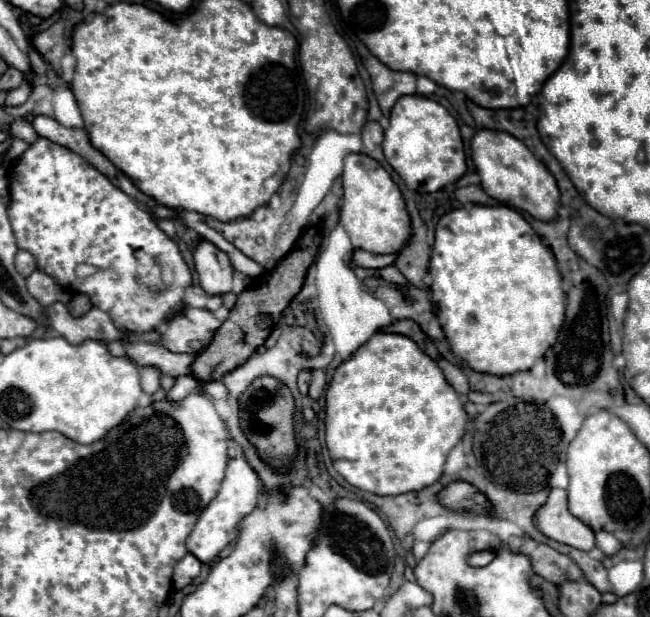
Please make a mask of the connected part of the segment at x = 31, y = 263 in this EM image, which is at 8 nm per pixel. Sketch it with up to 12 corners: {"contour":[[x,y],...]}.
{"contour":[[28,251],[16,253],[16,271],[28,277],[36,271],[36,259]]}

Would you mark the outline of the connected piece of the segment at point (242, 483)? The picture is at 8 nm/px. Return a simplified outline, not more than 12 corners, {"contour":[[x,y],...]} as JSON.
{"contour":[[244,457],[228,461],[218,497],[186,547],[214,563],[238,539],[238,523],[260,497]]}

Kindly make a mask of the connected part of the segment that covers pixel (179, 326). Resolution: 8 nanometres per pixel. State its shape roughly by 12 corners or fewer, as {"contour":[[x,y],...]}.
{"contour":[[188,307],[168,323],[162,343],[196,355],[212,341],[220,321]]}

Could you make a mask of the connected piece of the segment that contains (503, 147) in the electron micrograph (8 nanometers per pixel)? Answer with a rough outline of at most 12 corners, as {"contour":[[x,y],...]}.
{"contour":[[480,129],[470,151],[490,197],[540,221],[556,179],[506,131]]}

